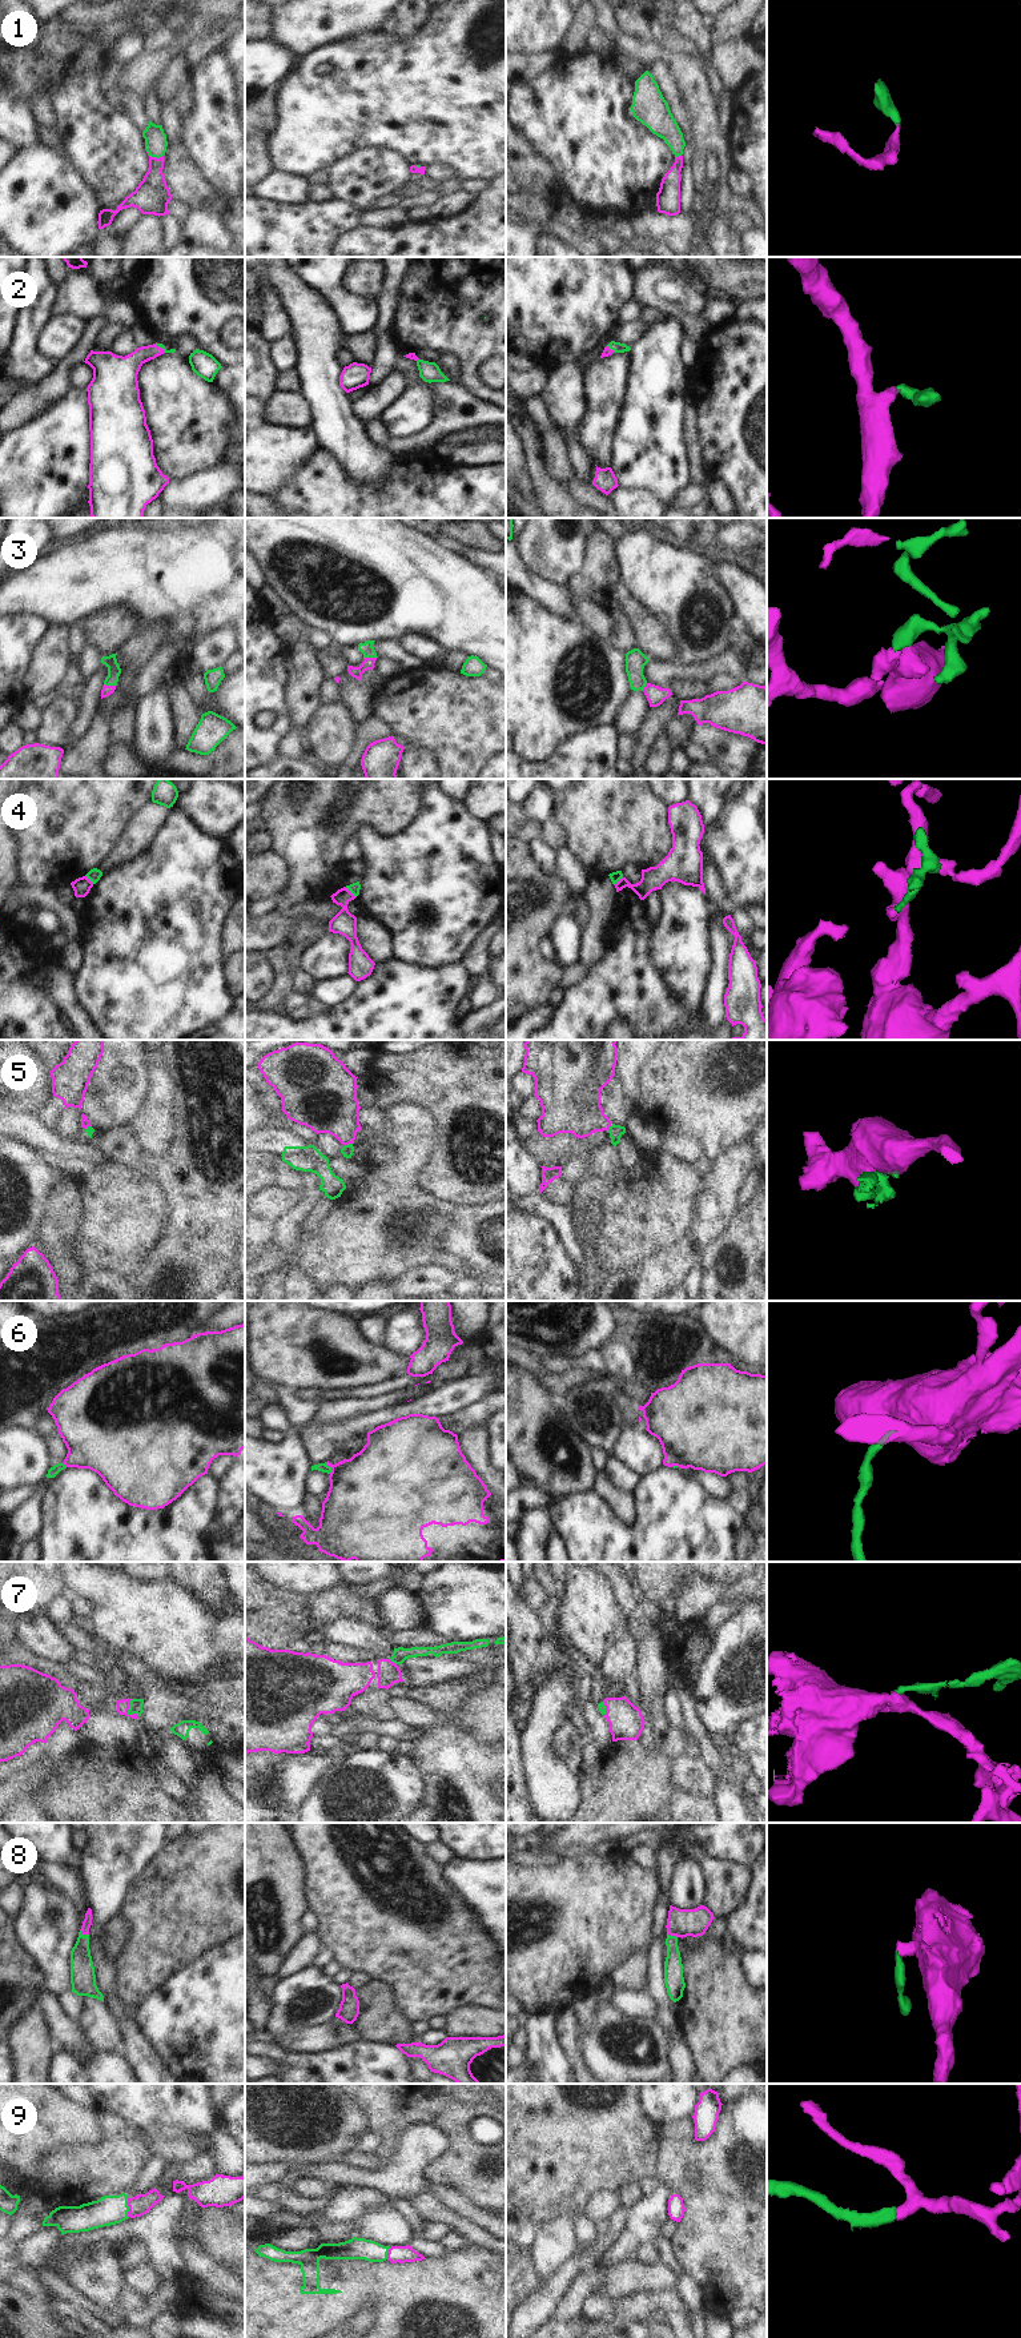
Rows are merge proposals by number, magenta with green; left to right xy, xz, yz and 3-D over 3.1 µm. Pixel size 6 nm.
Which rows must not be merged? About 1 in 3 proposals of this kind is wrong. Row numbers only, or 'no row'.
5

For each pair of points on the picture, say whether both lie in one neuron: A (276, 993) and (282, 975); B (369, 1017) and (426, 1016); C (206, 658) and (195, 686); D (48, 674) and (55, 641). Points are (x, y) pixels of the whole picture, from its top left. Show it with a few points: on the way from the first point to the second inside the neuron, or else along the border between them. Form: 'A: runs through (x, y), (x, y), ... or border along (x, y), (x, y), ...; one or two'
A: runs through (278, 989), (282, 985), (282, 979); one
B: runs through (384, 1017), (411, 1017); one
C: border along (189, 669), (203, 674); two
D: runs through (48, 666), (52, 649); one

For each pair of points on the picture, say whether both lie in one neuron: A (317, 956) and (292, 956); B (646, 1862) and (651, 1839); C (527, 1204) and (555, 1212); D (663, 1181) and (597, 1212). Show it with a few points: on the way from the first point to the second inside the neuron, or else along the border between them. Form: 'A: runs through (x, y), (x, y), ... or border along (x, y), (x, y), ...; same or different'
A: border along (309, 947), (304, 952), (300, 965); different
B: border along (655, 1850), (647, 1846), (636, 1846), (628, 1854); different
C: runs through (534, 1204), (549, 1209); same
D: border along (574, 1210), (594, 1204), (603, 1209), (601, 1238); different

